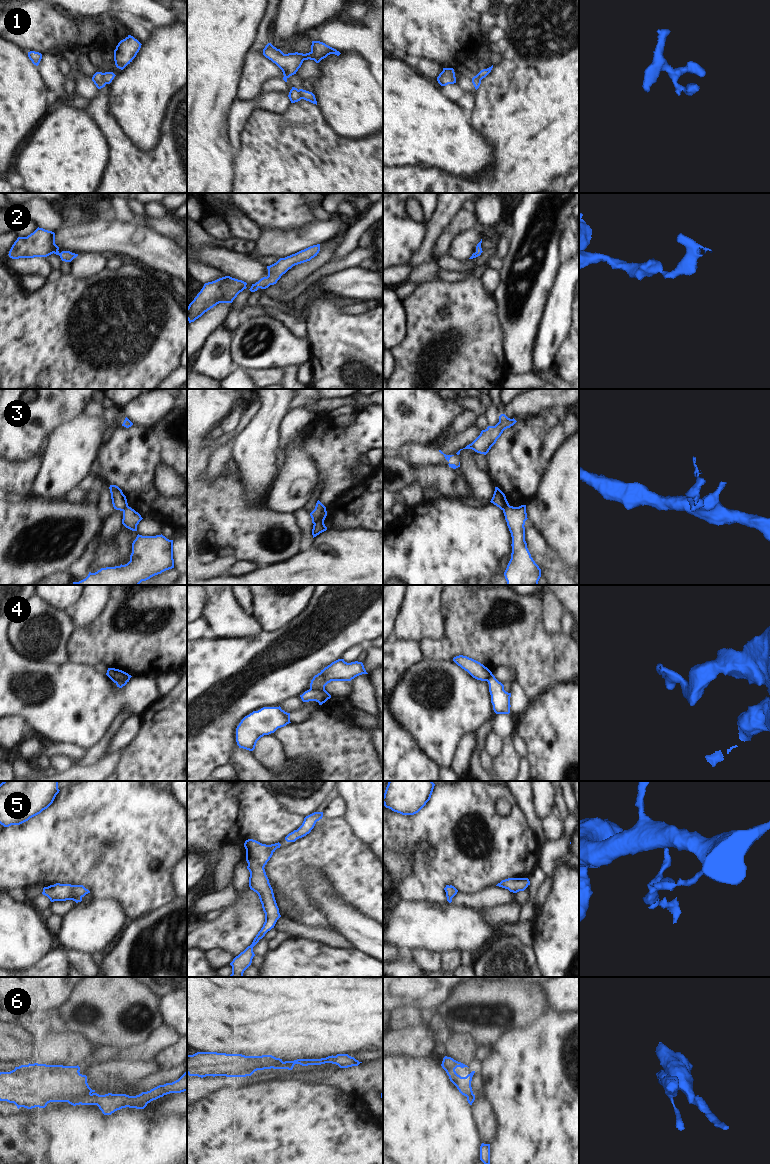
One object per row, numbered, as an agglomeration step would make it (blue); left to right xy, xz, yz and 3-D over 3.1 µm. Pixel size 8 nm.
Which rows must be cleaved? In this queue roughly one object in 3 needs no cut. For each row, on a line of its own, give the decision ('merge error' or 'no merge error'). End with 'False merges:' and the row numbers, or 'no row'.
1: merge error
2: no merge error
3: merge error
4: merge error
5: no merge error
6: merge error
False merges: 1, 3, 4, 6

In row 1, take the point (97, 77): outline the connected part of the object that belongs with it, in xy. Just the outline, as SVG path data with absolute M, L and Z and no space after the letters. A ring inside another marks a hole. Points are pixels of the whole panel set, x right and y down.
M96 72L92 77L92 81L94 82L98 89L105 87L106 85L104 80L102 79L102 76L103 76L102 72Z

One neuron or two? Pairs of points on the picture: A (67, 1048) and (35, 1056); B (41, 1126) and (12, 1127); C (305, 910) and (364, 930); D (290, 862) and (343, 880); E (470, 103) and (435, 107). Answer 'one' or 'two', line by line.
A: one
B: two
C: two
D: one
E: two

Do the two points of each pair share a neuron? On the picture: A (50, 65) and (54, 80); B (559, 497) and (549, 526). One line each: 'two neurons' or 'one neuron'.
A: one neuron
B: one neuron

